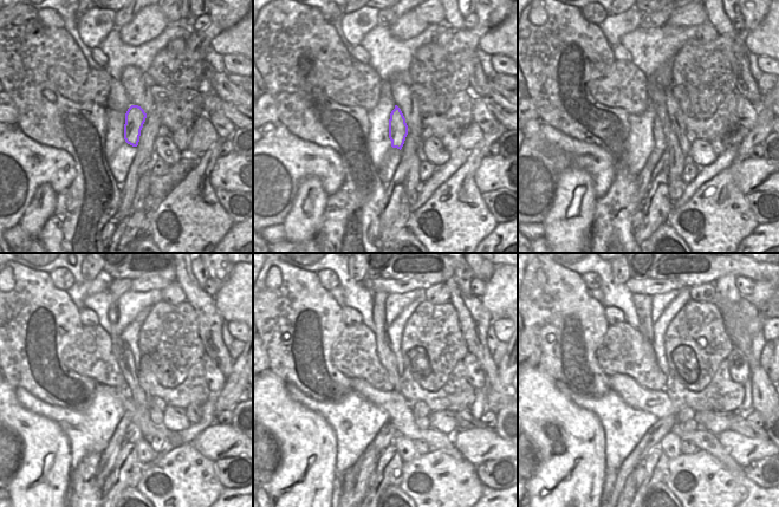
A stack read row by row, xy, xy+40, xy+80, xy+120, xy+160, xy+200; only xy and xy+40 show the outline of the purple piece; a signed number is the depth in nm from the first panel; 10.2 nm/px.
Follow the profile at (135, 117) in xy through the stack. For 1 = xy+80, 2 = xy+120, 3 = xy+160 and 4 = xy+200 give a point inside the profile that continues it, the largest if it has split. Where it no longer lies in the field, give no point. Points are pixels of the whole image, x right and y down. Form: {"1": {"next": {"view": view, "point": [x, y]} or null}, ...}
{"1": {"next": {"view": "xy+80", "point": [644, 177]}}, "2": {"next": {"view": "xy+120", "point": [109, 455]}}, "3": {"next": {"view": "xy+160", "point": [368, 467]}}, "4": {"next": {"view": "xy+200", "point": [628, 493]}}}

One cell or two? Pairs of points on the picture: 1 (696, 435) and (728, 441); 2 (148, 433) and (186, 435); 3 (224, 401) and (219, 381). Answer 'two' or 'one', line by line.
1: two
2: two
3: two

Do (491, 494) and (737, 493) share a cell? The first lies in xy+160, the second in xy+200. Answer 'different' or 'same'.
different

